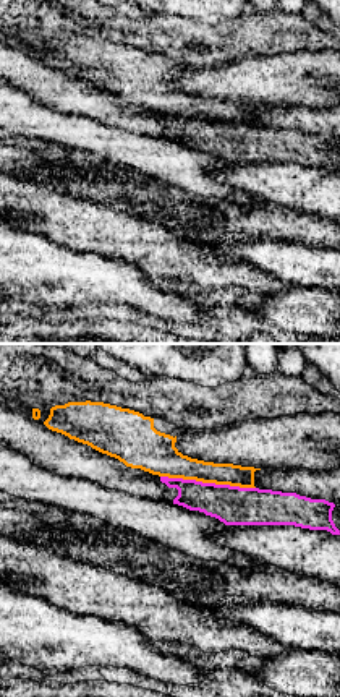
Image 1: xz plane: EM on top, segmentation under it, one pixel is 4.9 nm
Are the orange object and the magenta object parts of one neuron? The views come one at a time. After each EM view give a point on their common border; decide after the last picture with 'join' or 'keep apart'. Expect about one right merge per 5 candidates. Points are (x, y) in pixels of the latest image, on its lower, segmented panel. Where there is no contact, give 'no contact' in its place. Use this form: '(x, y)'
(208, 482)

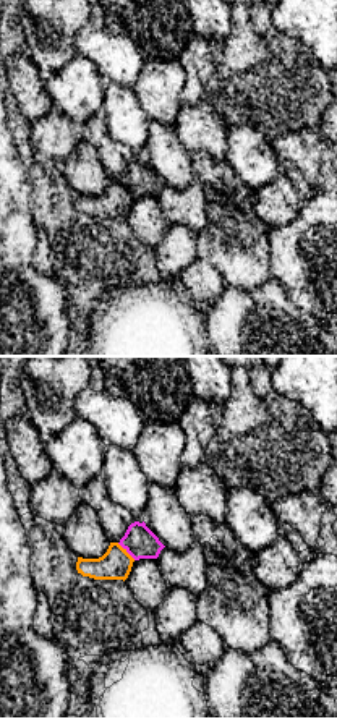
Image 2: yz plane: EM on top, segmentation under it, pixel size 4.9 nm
(125, 551)

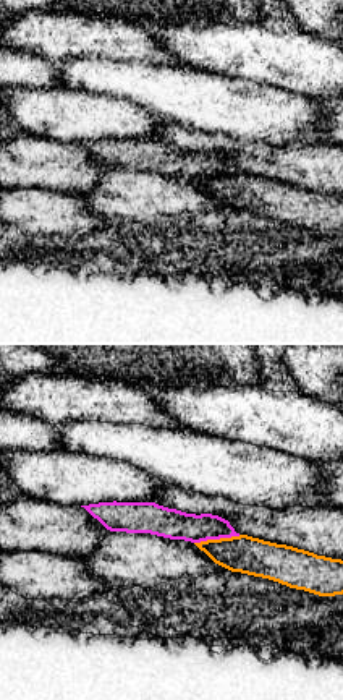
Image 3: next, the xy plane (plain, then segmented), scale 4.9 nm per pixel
(217, 540)

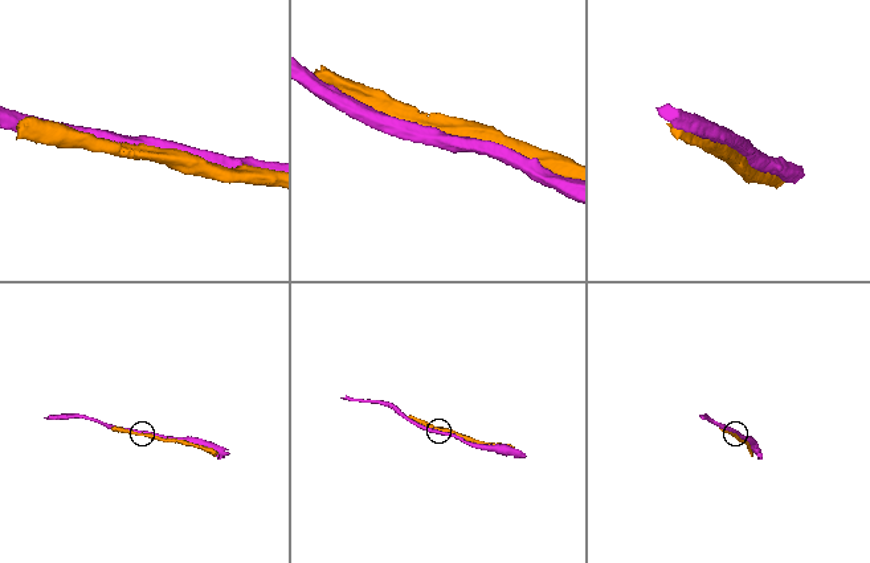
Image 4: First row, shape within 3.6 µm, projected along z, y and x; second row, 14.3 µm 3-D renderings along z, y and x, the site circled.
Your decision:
keep apart

